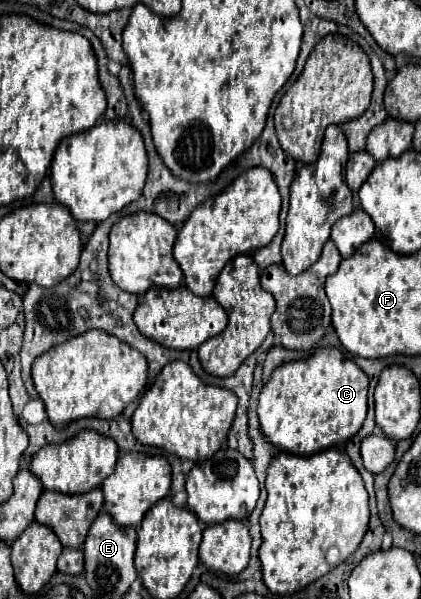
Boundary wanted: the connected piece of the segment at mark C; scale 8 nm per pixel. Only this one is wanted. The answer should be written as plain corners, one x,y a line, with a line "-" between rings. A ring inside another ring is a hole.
319,348
311,358
275,368
259,394
259,428
279,450
311,456
353,438
367,418
367,374
337,348

